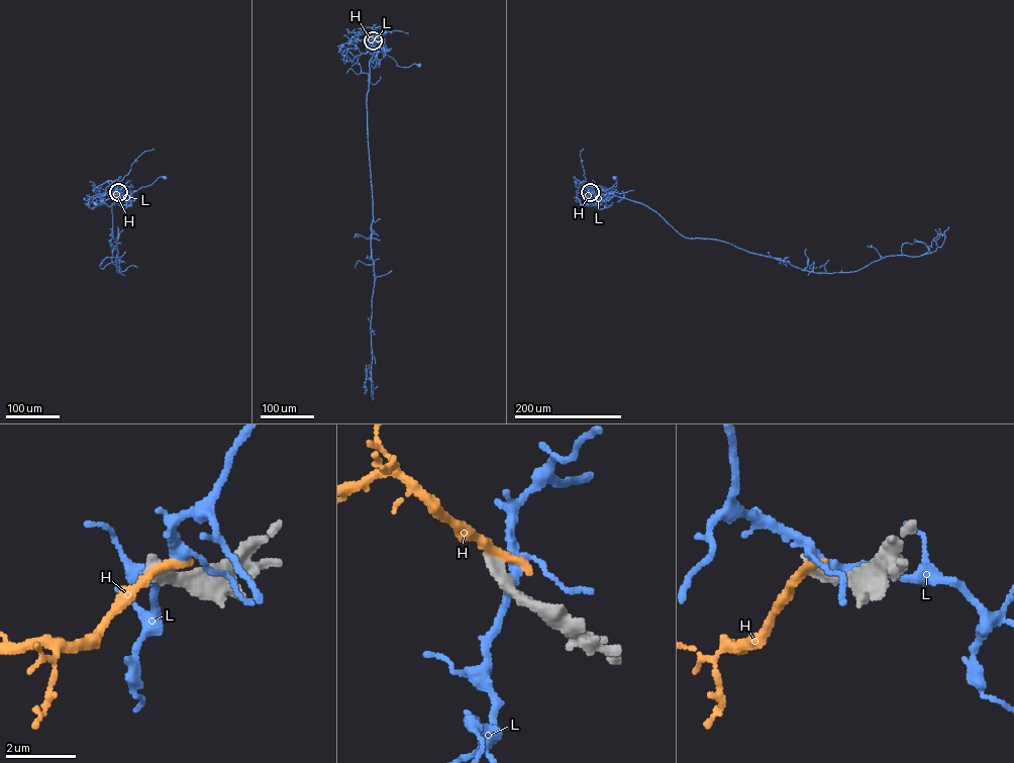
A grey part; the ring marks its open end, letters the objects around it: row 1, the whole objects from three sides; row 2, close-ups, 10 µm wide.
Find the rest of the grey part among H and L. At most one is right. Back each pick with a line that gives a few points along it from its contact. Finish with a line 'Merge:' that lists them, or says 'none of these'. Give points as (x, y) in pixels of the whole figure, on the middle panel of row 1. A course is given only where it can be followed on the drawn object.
Merge: none of these

